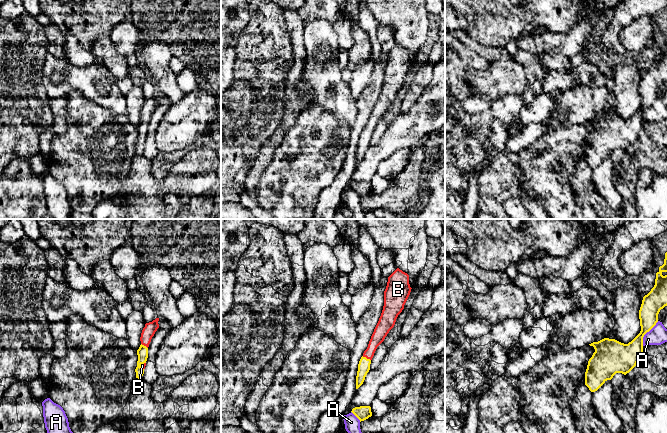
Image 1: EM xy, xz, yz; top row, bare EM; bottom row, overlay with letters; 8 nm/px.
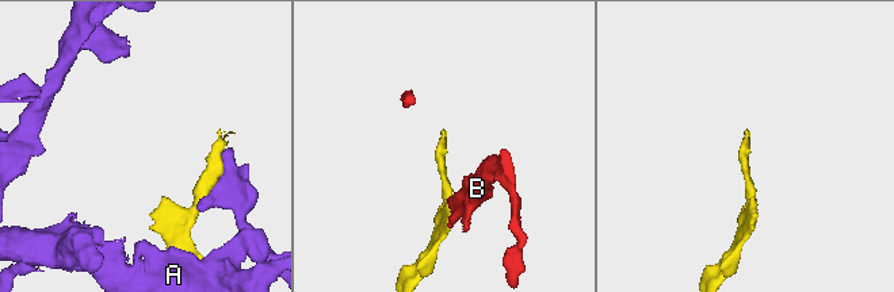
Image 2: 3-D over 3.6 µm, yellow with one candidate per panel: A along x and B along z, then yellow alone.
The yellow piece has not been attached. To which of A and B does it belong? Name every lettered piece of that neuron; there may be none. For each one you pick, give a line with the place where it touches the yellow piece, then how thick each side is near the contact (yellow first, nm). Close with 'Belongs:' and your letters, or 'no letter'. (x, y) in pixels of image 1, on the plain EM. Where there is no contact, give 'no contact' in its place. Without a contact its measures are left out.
B: meets yellow in xz at (365, 133); 100 nm thick on the yellow side, 110 nm on the other
Belongs: B

